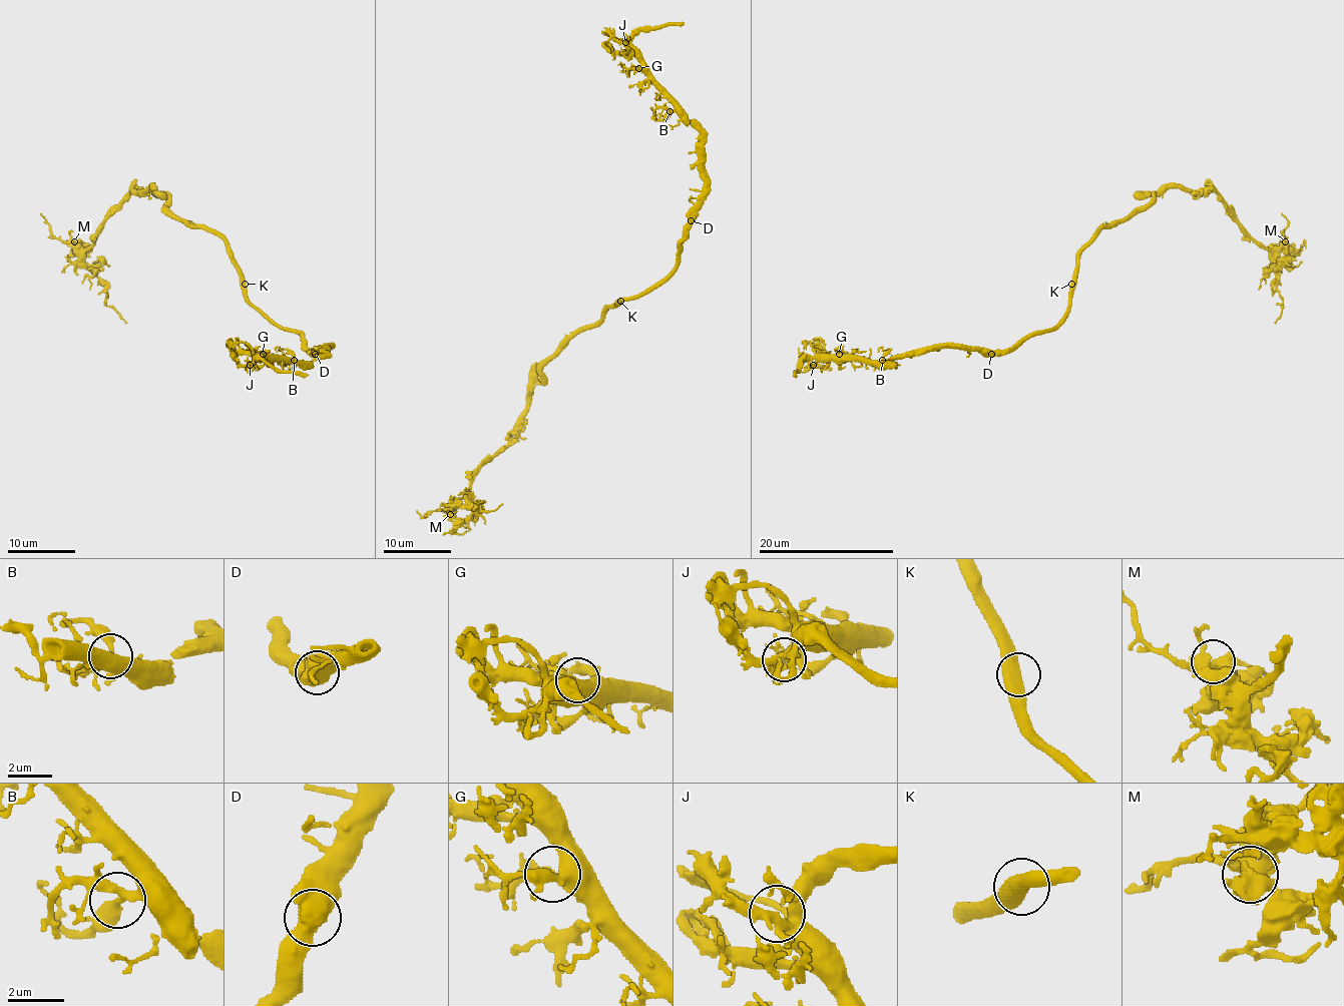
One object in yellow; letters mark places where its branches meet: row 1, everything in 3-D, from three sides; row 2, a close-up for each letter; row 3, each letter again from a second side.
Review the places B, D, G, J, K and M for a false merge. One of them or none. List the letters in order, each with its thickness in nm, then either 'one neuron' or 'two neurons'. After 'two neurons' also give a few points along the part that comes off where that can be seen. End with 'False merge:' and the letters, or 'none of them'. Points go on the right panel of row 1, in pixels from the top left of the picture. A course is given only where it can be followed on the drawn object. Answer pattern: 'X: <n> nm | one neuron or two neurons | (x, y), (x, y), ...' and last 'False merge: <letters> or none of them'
B: 260 nm | one neuron
D: 700 nm | one neuron
G: 420 nm | one neuron
J: 280 nm | one neuron
K: 550 nm | one neuron
M: 550 nm | one neuron
False merge: none of them

